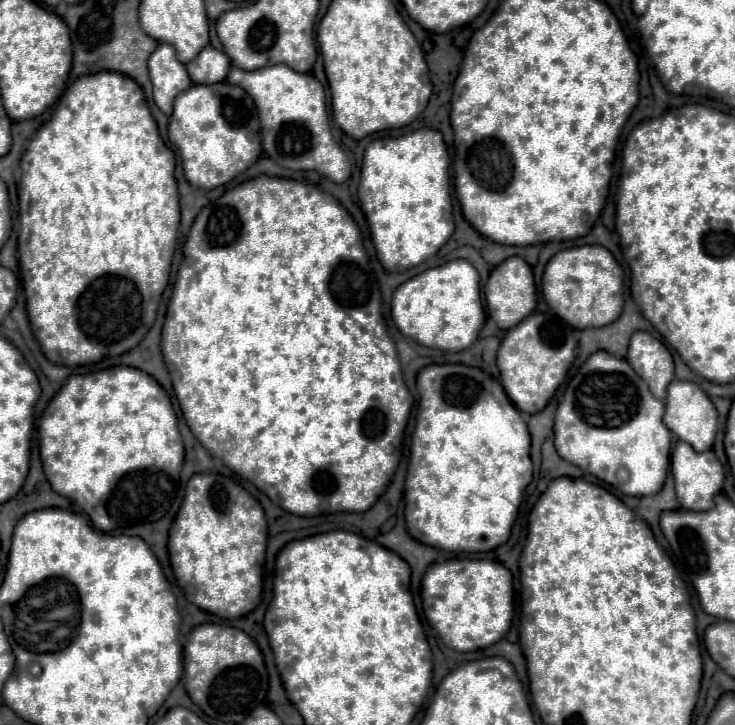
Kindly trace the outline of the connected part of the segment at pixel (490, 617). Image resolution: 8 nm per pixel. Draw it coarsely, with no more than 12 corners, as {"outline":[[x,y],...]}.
{"outline":[[495,560],[427,568],[423,610],[447,648],[499,642],[513,576]]}

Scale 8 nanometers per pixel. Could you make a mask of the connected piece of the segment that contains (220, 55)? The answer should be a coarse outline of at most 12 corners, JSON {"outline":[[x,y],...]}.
{"outline":[[213,46],[187,64],[195,84],[217,84],[229,74],[231,60]]}

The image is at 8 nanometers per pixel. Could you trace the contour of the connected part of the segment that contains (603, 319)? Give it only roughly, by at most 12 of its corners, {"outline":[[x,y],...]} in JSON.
{"outline":[[603,246],[557,252],[543,294],[573,328],[623,308],[623,268]]}

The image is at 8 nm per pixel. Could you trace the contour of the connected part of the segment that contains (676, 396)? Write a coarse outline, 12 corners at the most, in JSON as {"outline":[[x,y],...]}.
{"outline":[[673,380],[665,424],[697,452],[713,446],[717,410],[693,382]]}

